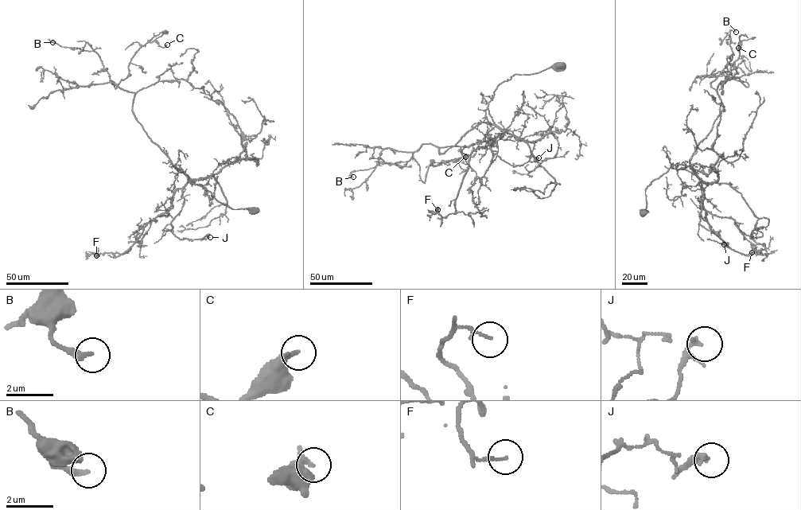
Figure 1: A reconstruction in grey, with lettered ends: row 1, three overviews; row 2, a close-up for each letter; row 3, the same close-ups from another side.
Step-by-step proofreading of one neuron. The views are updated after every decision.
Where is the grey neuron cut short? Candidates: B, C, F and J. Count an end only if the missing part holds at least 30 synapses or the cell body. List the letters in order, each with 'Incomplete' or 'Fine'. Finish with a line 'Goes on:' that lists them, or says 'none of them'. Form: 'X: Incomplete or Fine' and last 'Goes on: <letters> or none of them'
B: Fine
C: Fine
F: Fine
J: Fine
Goes on: none of them

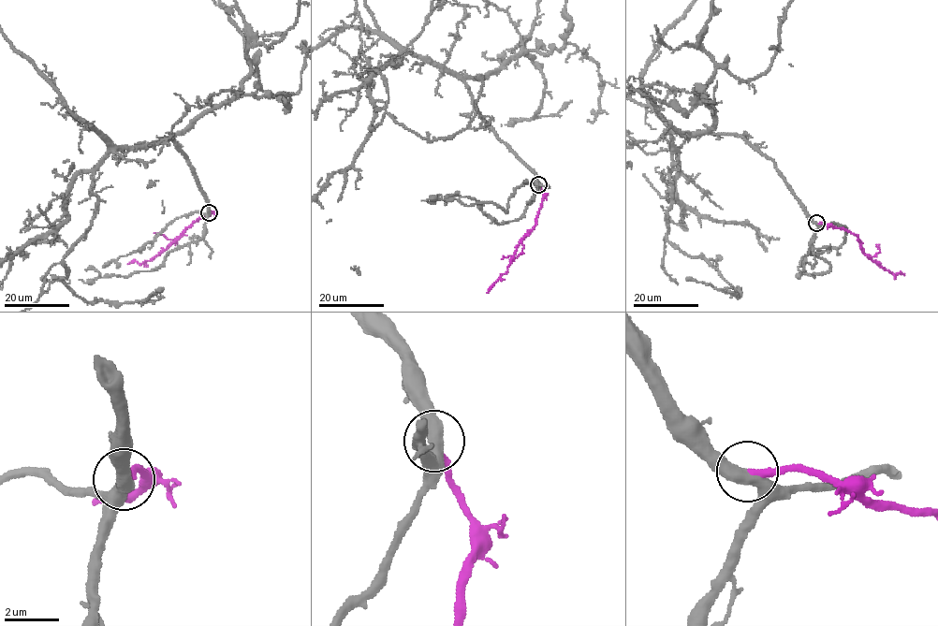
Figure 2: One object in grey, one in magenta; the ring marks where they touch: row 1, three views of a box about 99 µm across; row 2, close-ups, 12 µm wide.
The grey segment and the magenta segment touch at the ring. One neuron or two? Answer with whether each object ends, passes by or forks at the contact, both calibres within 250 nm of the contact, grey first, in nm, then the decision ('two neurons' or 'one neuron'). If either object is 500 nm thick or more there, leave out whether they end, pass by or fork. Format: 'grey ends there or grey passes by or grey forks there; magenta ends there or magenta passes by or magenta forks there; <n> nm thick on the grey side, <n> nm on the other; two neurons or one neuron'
grey passes by; magenta ends there; 480 nm thick on the grey side, 240 nm on the other; one neuron

